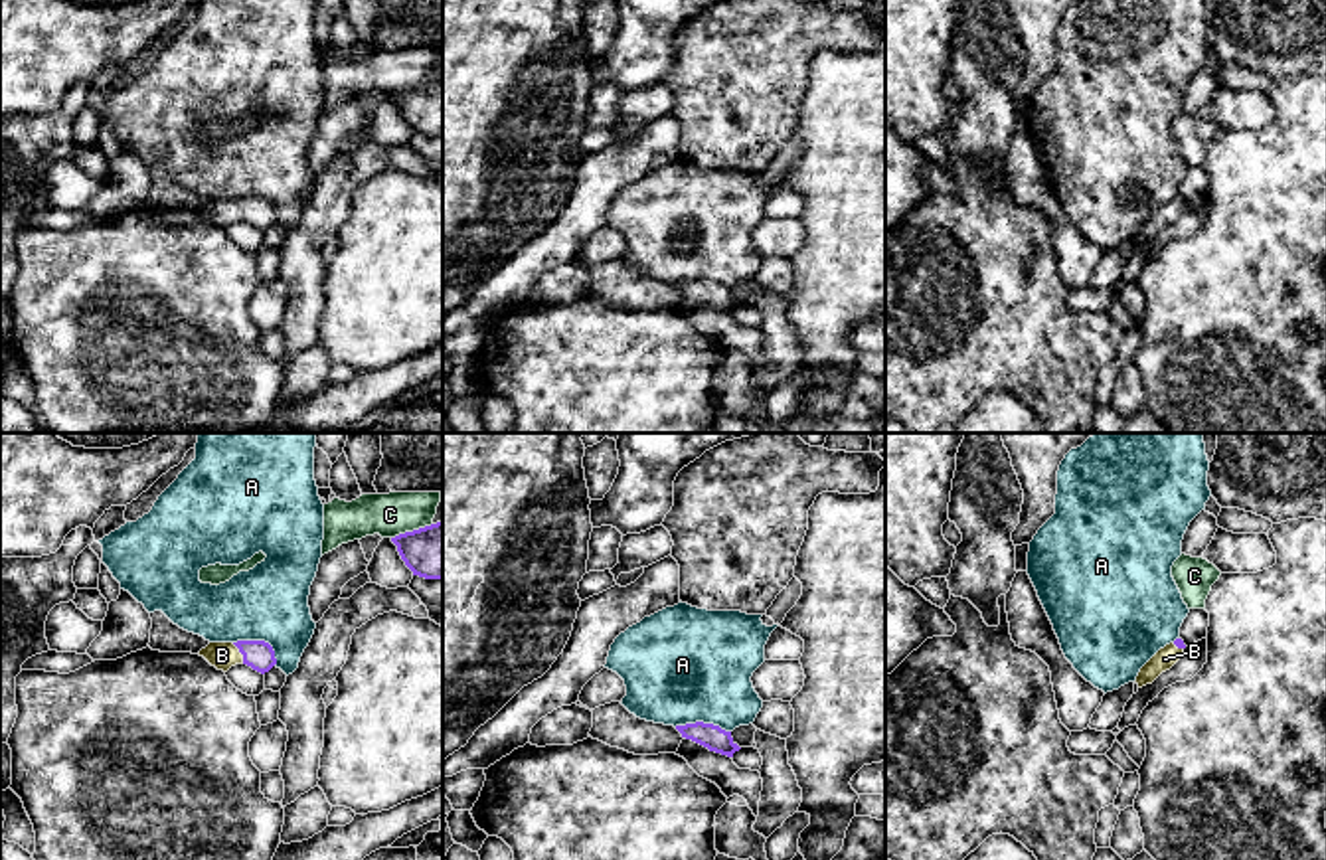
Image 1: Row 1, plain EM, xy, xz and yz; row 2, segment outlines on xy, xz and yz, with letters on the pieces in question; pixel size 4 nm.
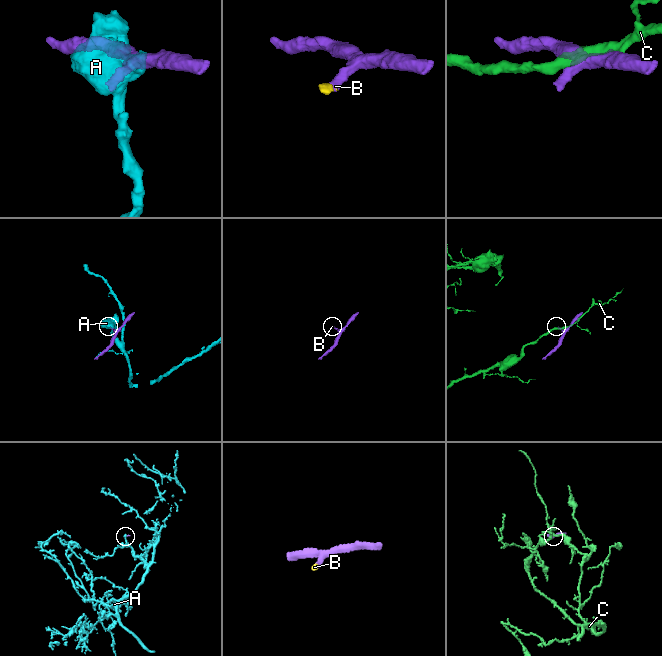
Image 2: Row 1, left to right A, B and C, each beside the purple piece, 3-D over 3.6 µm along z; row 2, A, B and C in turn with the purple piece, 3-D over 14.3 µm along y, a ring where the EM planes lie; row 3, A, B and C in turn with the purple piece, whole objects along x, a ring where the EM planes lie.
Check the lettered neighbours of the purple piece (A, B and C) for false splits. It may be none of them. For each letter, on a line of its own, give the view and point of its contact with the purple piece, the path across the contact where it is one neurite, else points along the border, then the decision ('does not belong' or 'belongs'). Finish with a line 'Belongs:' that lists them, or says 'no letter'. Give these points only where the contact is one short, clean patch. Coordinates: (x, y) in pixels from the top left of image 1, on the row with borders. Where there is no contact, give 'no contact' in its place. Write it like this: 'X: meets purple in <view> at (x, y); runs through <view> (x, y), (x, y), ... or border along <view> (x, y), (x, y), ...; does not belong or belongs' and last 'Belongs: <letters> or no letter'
A: meets purple in xy at (261, 641); border along xy (234, 641), (265, 641), (277, 663); does not belong
B: meets purple in xy at (240, 651); runs through xy (259, 655), (240, 651), (222, 655); belongs
C: meets purple in xy at (414, 530); does not belong
Belongs: B

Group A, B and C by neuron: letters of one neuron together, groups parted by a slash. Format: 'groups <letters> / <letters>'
groups A / B / C

